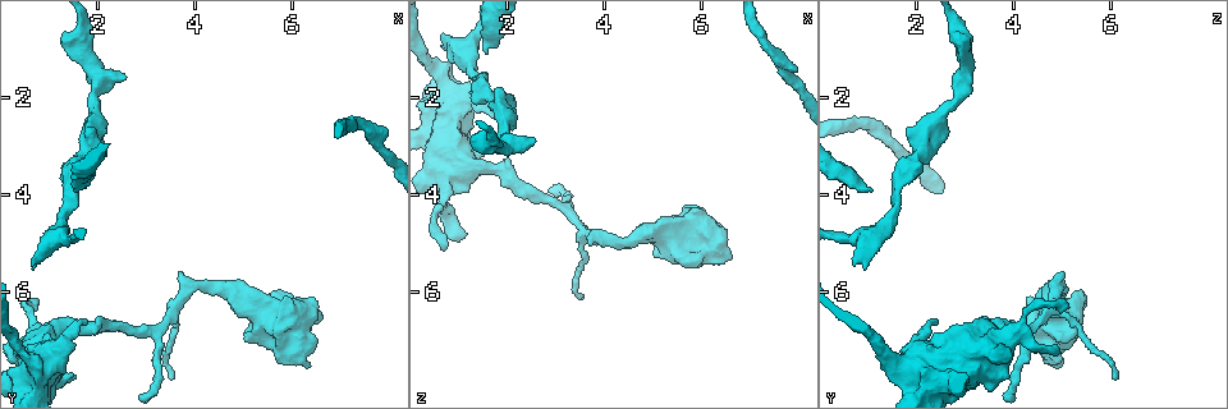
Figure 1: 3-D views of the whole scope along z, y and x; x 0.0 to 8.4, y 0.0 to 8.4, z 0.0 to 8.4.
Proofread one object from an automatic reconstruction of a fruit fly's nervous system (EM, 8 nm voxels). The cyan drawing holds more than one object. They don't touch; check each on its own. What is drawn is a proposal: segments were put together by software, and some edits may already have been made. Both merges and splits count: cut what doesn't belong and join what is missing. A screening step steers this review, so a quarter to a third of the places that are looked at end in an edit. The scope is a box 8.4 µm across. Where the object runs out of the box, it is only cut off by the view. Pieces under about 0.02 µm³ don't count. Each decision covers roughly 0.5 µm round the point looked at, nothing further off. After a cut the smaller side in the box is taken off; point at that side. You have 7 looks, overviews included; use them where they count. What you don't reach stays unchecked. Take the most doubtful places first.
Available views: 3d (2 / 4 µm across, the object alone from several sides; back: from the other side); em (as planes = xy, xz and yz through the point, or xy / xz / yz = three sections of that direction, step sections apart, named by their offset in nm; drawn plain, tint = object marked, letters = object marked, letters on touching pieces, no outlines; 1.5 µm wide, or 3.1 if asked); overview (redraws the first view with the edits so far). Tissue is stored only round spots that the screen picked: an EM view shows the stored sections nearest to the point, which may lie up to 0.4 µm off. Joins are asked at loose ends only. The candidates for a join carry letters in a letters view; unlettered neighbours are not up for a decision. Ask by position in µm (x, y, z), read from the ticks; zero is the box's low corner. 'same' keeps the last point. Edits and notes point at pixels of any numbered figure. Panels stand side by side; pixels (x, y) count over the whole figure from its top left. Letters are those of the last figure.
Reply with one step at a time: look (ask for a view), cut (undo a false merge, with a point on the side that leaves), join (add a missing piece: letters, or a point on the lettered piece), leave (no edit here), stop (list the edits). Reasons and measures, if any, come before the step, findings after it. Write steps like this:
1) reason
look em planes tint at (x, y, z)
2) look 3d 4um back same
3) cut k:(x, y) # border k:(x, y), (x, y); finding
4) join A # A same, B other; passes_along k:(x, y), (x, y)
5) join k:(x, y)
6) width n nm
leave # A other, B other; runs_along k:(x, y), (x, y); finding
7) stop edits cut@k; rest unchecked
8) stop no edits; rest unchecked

free end
look em xz step 8 letters at (0.60, 5.40, 0.75)

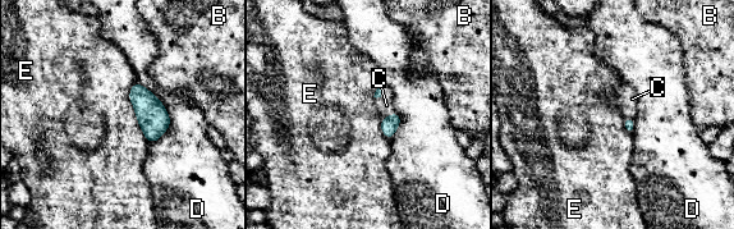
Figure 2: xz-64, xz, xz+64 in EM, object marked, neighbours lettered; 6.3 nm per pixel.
join C # B other, C same, D other, E other; passes_along 2:(389, 124), (386, 117), (386, 105); the neuron continues

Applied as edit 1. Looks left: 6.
an open end
look em planes tint at (2.55, 1.55, 2.90)

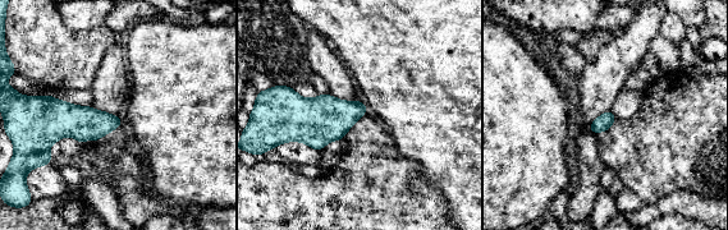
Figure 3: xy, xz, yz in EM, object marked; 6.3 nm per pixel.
see the neighbours
look em planes letters same

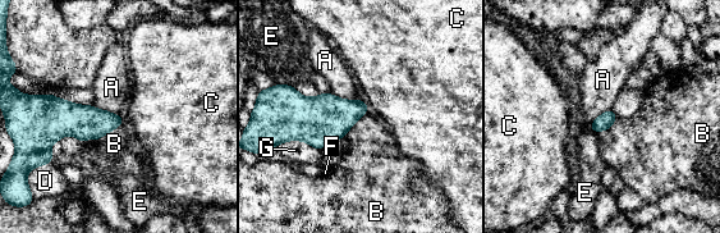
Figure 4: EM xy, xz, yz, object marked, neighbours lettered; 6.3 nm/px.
longest_contact G 260 nm
leave # A other, B other, C other, D other, E other, F other, G other; none of them fits

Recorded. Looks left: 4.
look 3d 4um at (0.80, 7.50, 1.80)

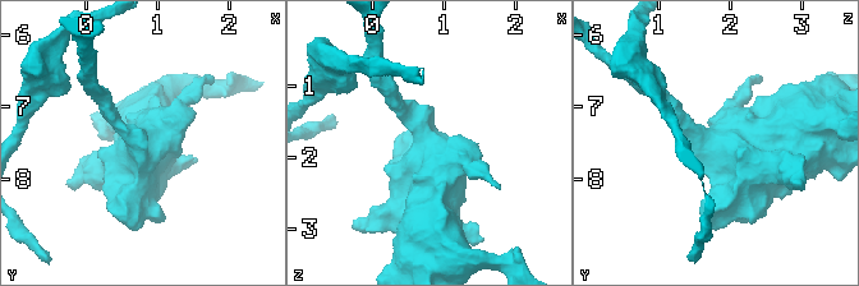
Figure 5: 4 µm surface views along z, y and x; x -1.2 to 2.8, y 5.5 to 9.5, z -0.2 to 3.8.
look em xy step 8 tint at (0.75, 7.50, 1.85)

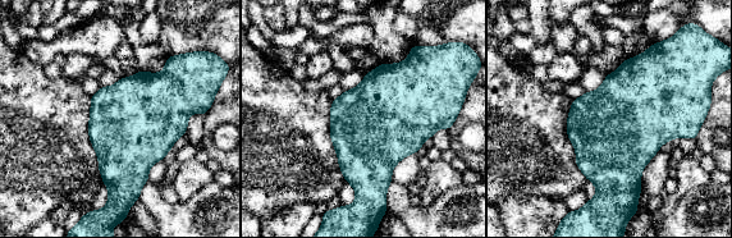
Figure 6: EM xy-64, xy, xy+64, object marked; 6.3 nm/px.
look em planes letters same

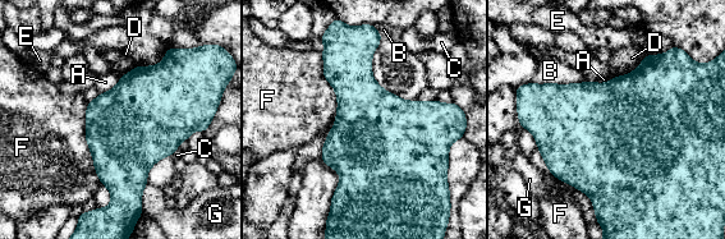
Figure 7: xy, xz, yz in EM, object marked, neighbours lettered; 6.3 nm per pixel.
longest_contact F 500 nm
leave # A other, B other, C other, D other, E other, F other, G other; border 7:(120, 77), (110, 90), (100, 93); continuous, no second neuron

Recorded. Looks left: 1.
stop edits join@2; rest unchecked

